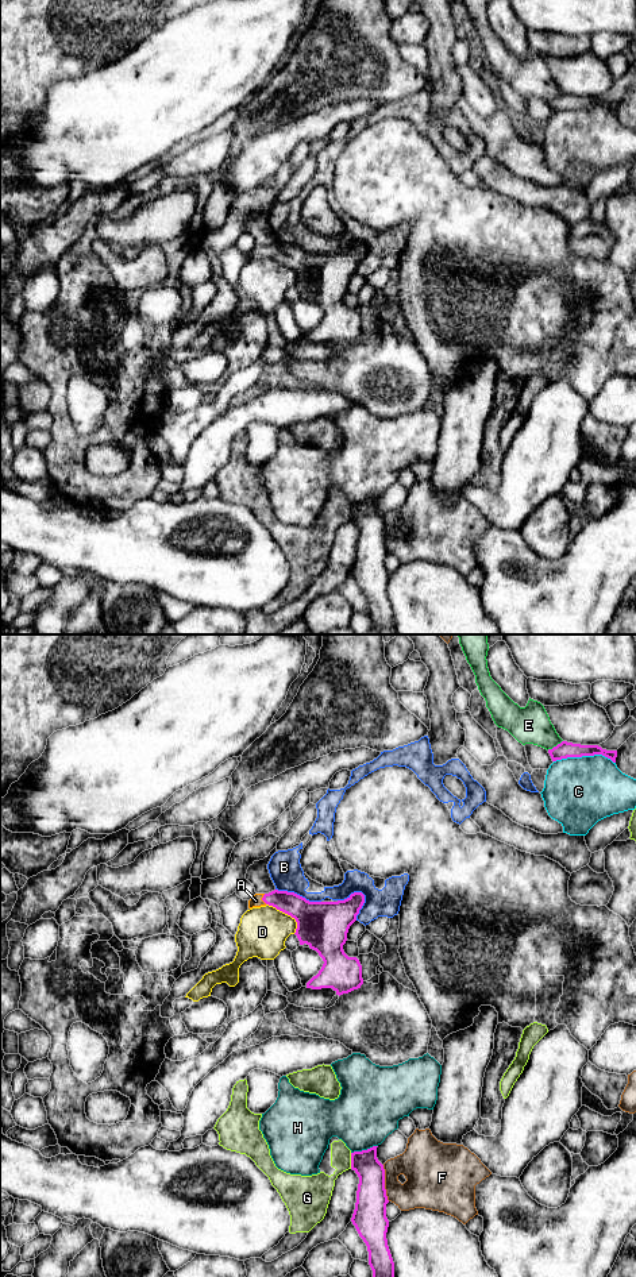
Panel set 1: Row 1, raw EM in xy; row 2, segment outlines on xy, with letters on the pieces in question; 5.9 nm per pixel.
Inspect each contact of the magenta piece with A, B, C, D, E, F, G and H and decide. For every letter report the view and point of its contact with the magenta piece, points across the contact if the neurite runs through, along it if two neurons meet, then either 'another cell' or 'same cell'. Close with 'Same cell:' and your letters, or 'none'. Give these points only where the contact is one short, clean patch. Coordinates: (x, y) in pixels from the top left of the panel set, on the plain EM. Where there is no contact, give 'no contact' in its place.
A: meets magenta in xy at (262, 251); runs through xy (300, 261), (280, 251), (262, 251), (255, 253); same cell
B: meets magenta in xy at (362, 257); another cell
C: meets magenta in xy at (585, 107); another cell
D: meets magenta in xy at (286, 265); border along xy (266, 255), (289, 266), (296, 274), (296, 284); another cell
E: meets magenta in xy at (554, 99); another cell
F: meets magenta in xy at (384, 535); another cell
G: meets magenta in xy at (351, 513); another cell
H: meets magenta in xy at (363, 502); border along xy (377, 497), (351, 505); another cell
Same cell: A

